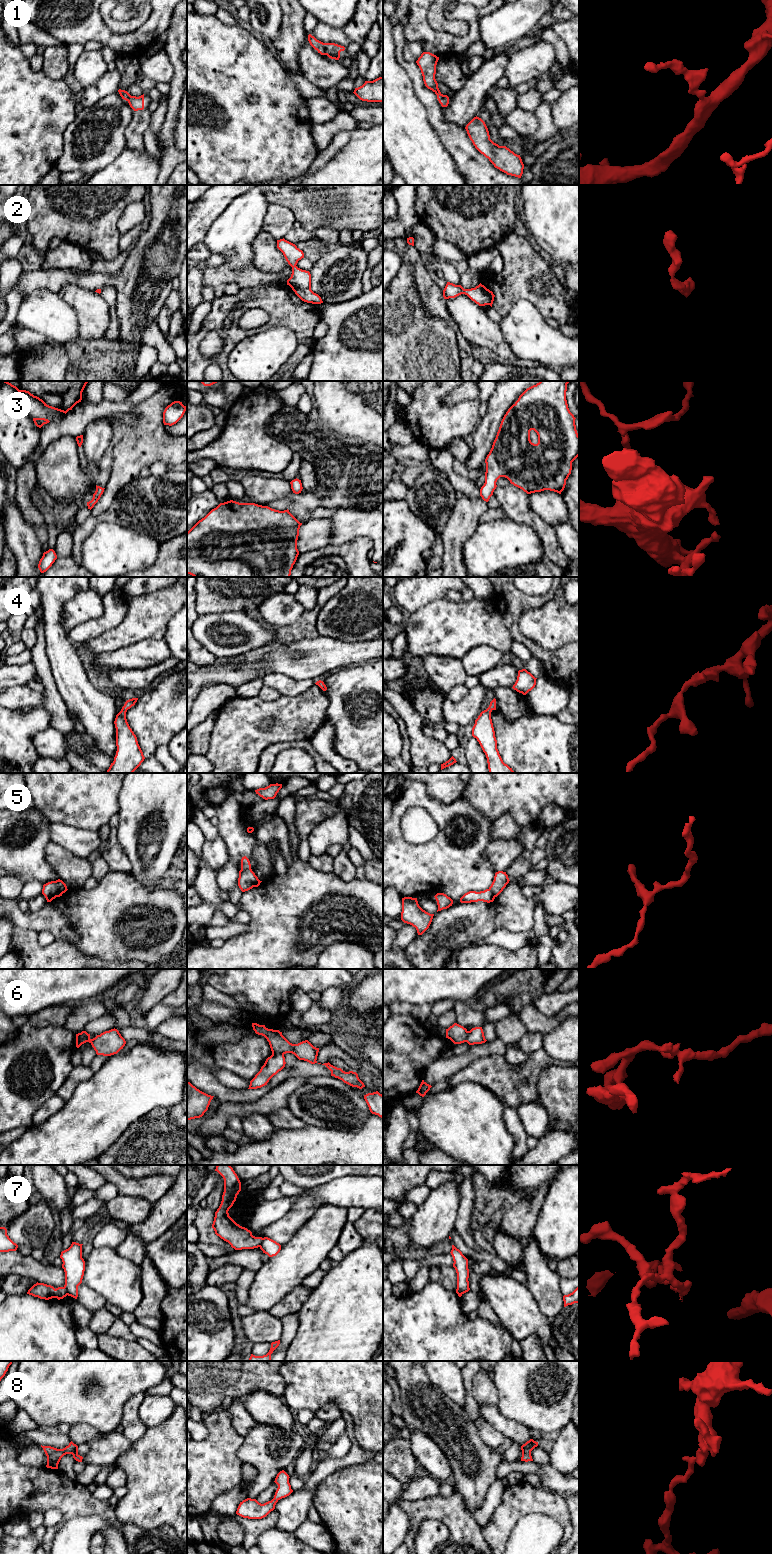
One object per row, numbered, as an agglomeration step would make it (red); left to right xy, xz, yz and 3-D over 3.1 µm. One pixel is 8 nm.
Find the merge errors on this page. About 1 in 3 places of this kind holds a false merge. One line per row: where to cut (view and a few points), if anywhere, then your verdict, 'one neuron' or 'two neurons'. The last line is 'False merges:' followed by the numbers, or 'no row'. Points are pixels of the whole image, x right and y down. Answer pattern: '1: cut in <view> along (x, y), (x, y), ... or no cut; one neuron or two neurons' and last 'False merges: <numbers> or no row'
1: no cut; one neuron
2: no cut; one neuron
3: no cut; one neuron
4: no cut; one neuron
5: no cut; one neuron
6: cut in xy along (76, 1035), (84, 1035), (87, 1041); two neurons
7: cut in xz along (263, 1238), (259, 1246); two neurons
8: no cut; one neuron
False merges: 6, 7

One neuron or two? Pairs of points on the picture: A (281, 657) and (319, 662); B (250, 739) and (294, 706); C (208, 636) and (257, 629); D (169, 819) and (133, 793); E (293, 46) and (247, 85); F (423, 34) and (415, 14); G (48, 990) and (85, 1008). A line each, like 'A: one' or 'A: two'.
A: one
B: one
C: one
D: one
E: two
F: one
G: two

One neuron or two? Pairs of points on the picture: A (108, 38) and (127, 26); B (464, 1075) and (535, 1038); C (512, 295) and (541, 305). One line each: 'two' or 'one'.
A: two
B: two
C: one

